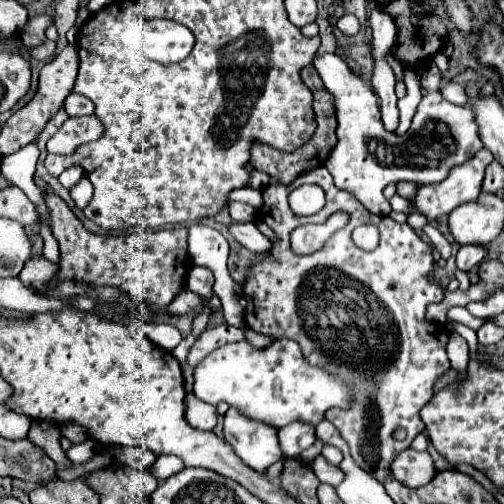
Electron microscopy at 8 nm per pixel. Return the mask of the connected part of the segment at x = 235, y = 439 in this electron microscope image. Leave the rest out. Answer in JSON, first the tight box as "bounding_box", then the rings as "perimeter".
{"bounding_box":[223,408,283,472],"perimeter":[[[229,408],[225,412],[223,434],[233,446],[235,454],[257,472],[265,472],[271,464],[283,458],[277,440],[277,428],[269,428],[269,424],[257,424],[257,420],[241,416],[237,408]]]}

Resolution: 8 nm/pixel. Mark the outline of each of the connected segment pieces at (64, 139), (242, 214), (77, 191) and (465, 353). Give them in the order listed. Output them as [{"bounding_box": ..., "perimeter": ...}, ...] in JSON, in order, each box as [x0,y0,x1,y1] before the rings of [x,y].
[{"bounding_box":[47,114,103,154],"perimeter":[[[91,114],[91,116],[81,116],[81,118],[69,118],[65,124],[57,130],[57,134],[47,142],[47,152],[51,154],[73,154],[79,146],[97,140],[103,132],[101,122]]]},{"bounding_box":[229,202,255,222],"perimeter":[[[229,202],[229,214],[235,222],[249,222],[255,218],[255,208],[245,202]]]},{"bounding_box":[71,176,93,208],"perimeter":[[[83,176],[83,178],[79,180],[79,184],[75,184],[75,186],[71,188],[71,198],[75,200],[77,208],[85,208],[85,206],[89,204],[91,196],[93,196],[93,184],[91,184],[91,180],[89,180],[87,176]]]},{"bounding_box":[447,332,469,382],"perimeter":[[[453,332],[447,344],[447,355],[453,367],[457,371],[456,381],[461,382],[469,363],[469,346],[467,341],[459,334]]]}]

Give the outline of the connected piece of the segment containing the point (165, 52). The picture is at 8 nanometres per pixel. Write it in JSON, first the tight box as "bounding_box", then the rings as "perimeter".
{"bounding_box":[157,20,193,62],"perimeter":[[[157,20],[157,62],[181,62],[193,48],[193,34],[183,24],[171,20]]]}

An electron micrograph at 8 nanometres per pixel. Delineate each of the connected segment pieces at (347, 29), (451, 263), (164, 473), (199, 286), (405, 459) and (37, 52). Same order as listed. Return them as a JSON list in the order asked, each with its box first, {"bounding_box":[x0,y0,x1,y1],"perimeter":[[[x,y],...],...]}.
[{"bounding_box":[337,14,361,36],"perimeter":[[[345,14],[337,20],[337,28],[345,34],[345,36],[355,36],[359,30],[361,30],[361,24],[357,20],[357,16],[353,14]]]},{"bounding_box":[433,244,459,290],"perimeter":[[[451,244],[452,254],[451,257],[447,260],[447,265],[445,267],[436,266],[433,272],[433,281],[439,284],[443,290],[447,287],[447,284],[455,278],[456,267],[456,254],[459,250],[459,244]]]},{"bounding_box":[149,456,185,480],"perimeter":[[[159,456],[159,458],[155,460],[155,464],[151,466],[149,472],[151,472],[157,480],[165,480],[165,478],[181,472],[183,468],[185,468],[185,466],[183,466],[183,462],[181,462],[177,456]]]},{"bounding_box":[187,266,213,300],"perimeter":[[[193,266],[187,272],[187,286],[189,286],[189,290],[193,290],[195,294],[199,294],[201,298],[207,300],[213,294],[213,290],[211,290],[211,286],[213,286],[211,270],[201,268],[201,266]]]},{"bounding_box":[391,448,435,488],"perimeter":[[[407,448],[405,452],[397,454],[391,464],[391,474],[409,488],[425,486],[435,476],[435,464],[429,452],[417,452]]]},{"bounding_box":[29,40,55,62],"perimeter":[[[45,40],[41,46],[37,46],[37,48],[33,48],[31,52],[29,52],[29,56],[31,58],[35,58],[35,60],[43,60],[43,62],[47,62],[53,54],[55,54],[55,42],[51,42],[51,40]]]}]

